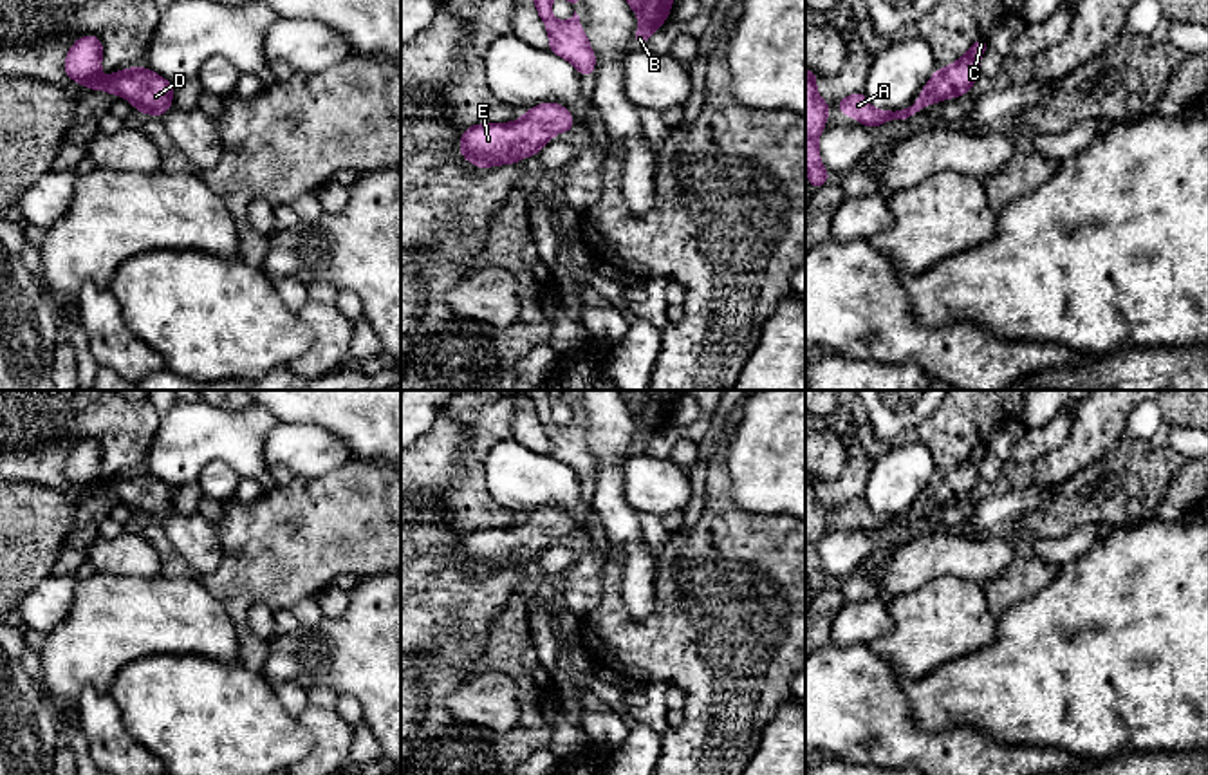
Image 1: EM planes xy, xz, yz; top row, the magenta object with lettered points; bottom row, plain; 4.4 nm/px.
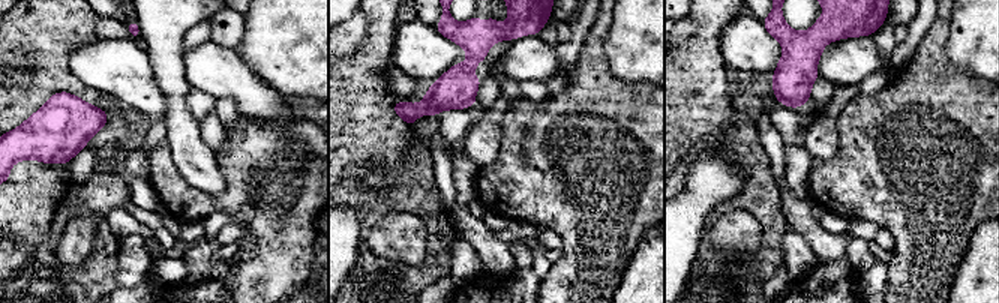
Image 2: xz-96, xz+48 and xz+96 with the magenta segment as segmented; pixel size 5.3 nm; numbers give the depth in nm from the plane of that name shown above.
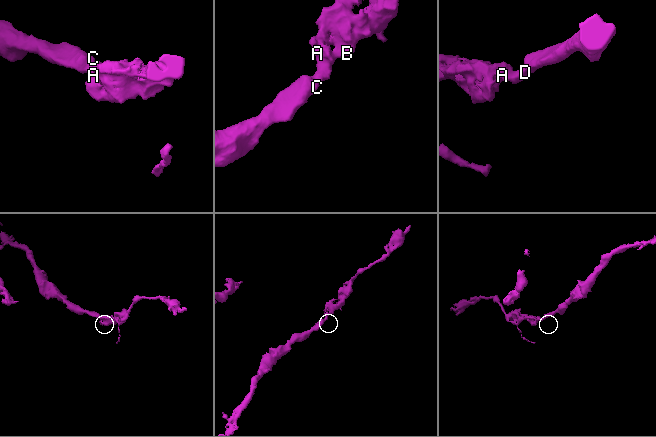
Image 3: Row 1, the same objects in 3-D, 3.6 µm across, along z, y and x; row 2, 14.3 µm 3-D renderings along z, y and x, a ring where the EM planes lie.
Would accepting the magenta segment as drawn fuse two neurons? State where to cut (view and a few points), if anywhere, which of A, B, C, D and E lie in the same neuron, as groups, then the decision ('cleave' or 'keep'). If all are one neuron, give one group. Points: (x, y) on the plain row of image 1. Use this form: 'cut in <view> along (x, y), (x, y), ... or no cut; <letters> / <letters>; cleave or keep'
no cut; A B C D E; keep

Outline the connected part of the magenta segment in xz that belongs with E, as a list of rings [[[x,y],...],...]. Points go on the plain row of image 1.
[[[558,508],[529,513],[515,528],[482,528],[462,537],[459,555],[477,573],[515,569],[536,560],[554,538],[574,535],[572,518]]]

